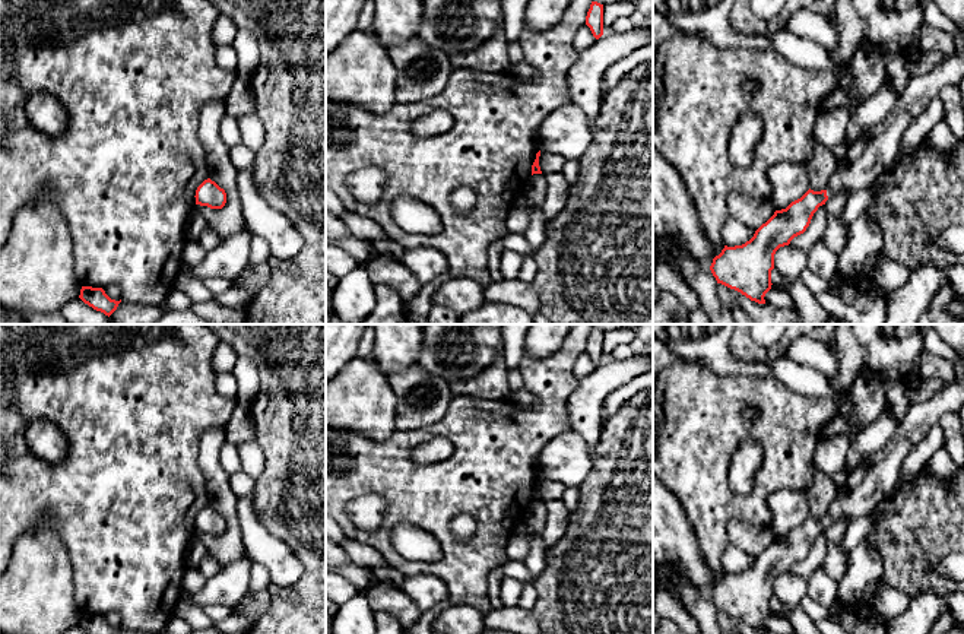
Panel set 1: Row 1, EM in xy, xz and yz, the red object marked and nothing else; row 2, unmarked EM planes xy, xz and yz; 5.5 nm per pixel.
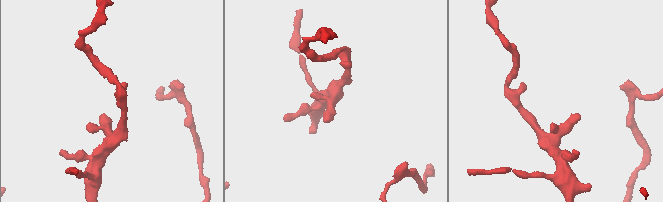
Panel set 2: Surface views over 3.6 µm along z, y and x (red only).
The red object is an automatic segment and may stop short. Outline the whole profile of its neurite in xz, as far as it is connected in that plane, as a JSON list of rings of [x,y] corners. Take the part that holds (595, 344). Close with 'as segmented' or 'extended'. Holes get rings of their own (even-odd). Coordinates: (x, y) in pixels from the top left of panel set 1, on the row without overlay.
[[[592,329],[586,343],[586,352],[590,355],[596,367],[603,362],[603,332]]]; as segmented

